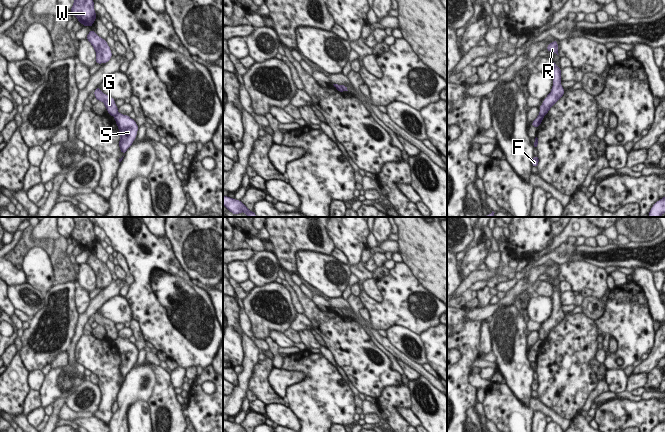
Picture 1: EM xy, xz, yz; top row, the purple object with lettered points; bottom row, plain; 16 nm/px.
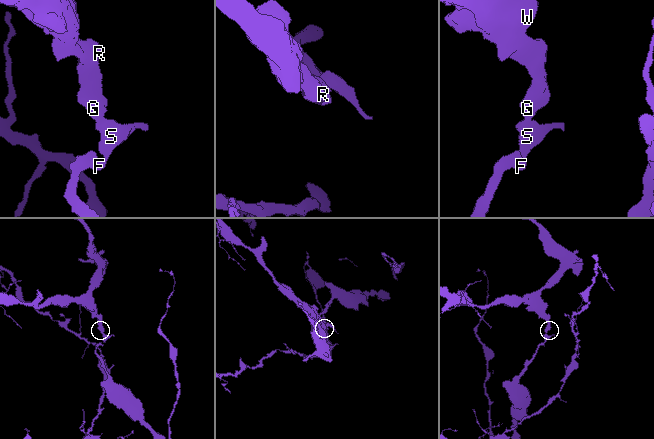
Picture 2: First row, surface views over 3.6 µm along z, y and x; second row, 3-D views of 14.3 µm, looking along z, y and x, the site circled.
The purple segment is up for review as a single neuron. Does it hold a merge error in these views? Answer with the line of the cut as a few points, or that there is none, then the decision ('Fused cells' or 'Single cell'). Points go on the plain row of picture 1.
Split along xy (118, 337), (114, 341). Fused cells.

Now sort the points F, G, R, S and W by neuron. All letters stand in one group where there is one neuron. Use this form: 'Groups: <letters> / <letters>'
Groups: F S / G R W.

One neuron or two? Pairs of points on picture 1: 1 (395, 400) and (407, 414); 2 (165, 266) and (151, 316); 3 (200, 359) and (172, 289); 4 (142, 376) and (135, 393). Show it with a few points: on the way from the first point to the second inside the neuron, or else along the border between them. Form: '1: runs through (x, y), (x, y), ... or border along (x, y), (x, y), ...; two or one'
1: border along (397, 407), (397, 410), (407, 421); two
2: runs through (173, 277), (173, 289), (166, 296), (164, 303); one
3: runs through (186, 342), (171, 327), (161, 306); one
4: runs through (140, 380), (135, 389); one

